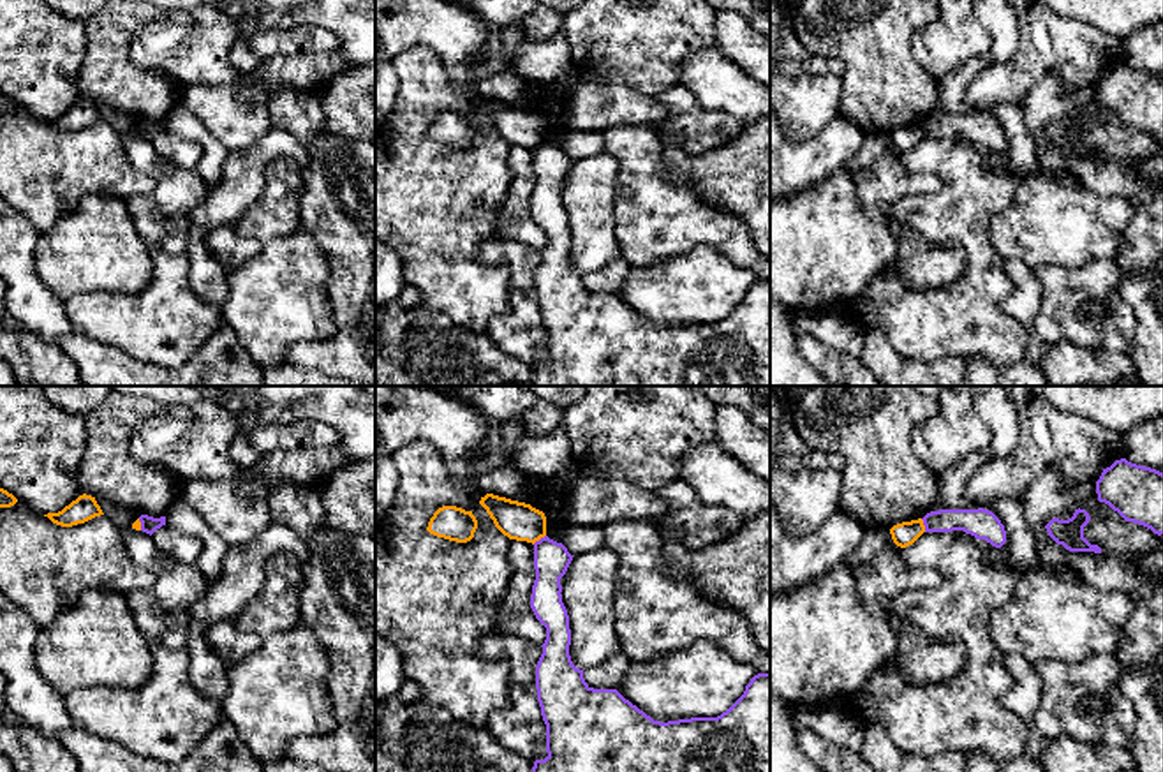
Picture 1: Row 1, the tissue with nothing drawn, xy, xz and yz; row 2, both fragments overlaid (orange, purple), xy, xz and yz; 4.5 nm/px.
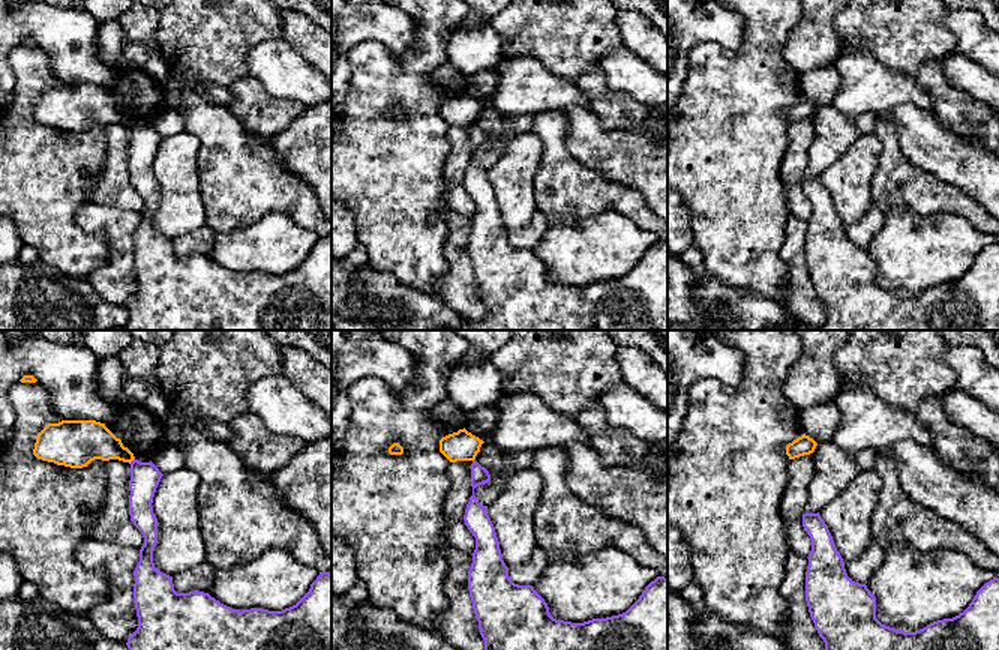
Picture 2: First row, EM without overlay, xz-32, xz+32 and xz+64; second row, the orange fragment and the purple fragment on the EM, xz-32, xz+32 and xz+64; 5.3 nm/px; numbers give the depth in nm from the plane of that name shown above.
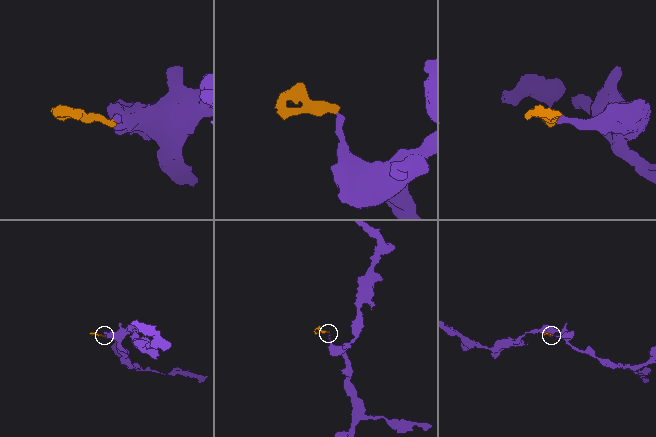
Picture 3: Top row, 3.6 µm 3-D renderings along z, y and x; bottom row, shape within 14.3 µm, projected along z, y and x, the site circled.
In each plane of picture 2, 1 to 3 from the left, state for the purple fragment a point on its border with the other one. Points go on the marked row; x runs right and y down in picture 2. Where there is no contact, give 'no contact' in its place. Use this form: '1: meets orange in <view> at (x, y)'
1: meets orange in xz-32 at (131, 461)
2: no contact
3: no contact

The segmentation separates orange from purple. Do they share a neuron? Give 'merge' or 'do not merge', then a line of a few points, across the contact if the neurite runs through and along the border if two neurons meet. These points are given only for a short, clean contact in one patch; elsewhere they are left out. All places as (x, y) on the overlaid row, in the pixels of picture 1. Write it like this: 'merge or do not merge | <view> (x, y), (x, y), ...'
do not merge | yz (920, 519), (925, 531)

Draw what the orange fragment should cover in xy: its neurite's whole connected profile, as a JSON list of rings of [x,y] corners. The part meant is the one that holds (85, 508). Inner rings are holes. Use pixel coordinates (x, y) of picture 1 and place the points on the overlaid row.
[[[79,495],[76,501],[72,501],[69,506],[65,506],[58,513],[48,513],[48,516],[53,523],[62,527],[72,527],[78,523],[85,523],[95,516],[104,515],[100,506],[97,504],[95,497],[92,495]]]

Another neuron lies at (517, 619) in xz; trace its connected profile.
[[[511,539],[509,543],[511,576],[499,606],[497,631],[520,640],[543,645],[546,627],[536,619],[530,608],[532,585],[536,580],[534,545]]]

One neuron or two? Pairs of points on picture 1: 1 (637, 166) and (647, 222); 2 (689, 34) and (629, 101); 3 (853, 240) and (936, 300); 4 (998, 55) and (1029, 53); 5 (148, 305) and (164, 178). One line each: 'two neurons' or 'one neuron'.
1: one neuron
2: two neurons
3: two neurons
4: two neurons
5: one neuron

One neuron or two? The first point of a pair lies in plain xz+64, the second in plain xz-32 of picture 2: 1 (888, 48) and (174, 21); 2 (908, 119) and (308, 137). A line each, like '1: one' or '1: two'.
1: one
2: one

